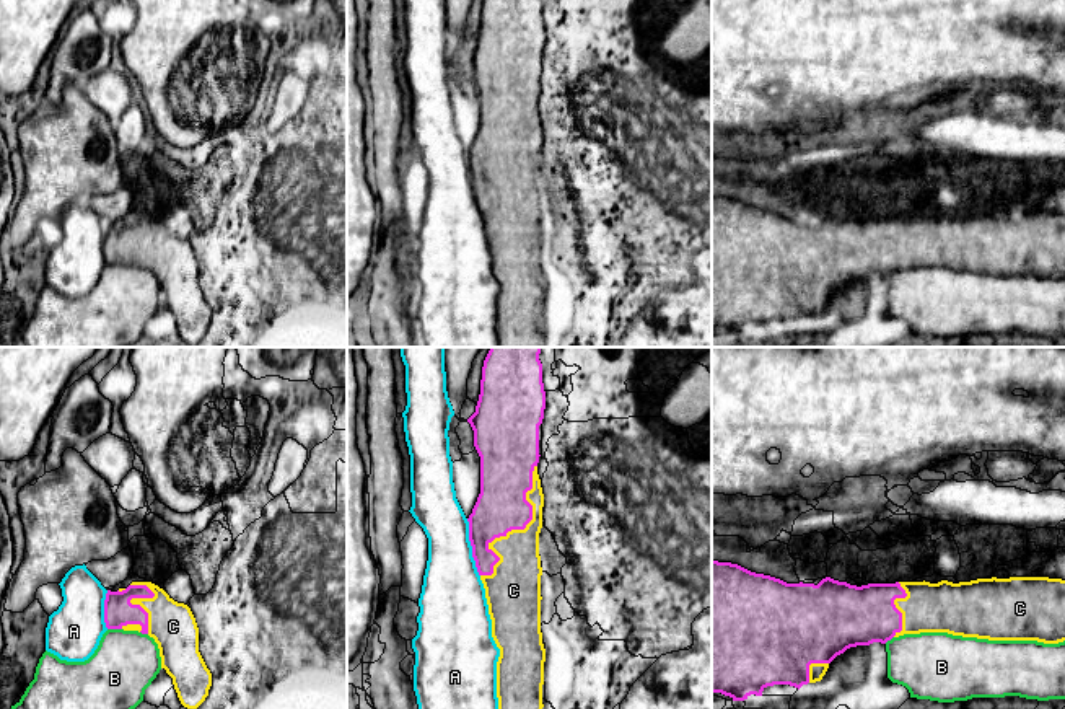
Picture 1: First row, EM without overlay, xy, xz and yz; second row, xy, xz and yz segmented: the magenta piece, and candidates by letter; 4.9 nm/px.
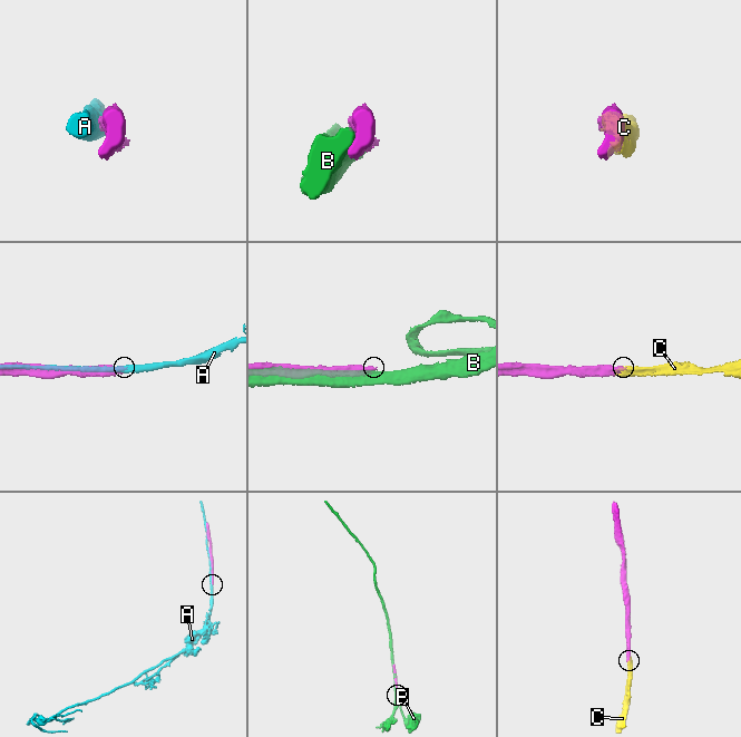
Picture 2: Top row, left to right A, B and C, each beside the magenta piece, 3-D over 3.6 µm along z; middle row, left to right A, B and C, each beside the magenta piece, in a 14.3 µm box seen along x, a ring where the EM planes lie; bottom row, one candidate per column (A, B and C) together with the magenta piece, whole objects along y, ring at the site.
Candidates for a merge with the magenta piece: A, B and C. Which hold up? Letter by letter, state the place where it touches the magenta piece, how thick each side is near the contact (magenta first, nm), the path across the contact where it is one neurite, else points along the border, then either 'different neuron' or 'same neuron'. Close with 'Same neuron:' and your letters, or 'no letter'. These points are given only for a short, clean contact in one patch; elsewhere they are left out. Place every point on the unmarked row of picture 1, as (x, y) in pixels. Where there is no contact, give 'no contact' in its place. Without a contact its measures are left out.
A: xz (473, 183) | 240/300 nm | along xz (466, 154), (471, 191), (479, 211) | different neuron
B: xy (114, 263) | 150/320 nm | different neuron
C: xz (518, 163) | 240/240 nm | same neuron
Same neuron: C

